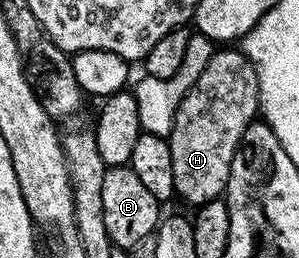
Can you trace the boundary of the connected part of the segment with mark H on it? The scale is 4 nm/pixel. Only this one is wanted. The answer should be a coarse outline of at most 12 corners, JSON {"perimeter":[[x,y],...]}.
{"perimeter":[[236,47],[213,52],[178,103],[175,196],[199,207],[227,190],[260,108]]}

